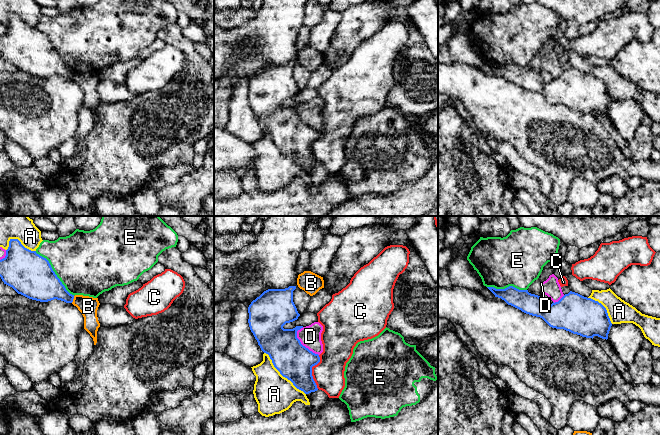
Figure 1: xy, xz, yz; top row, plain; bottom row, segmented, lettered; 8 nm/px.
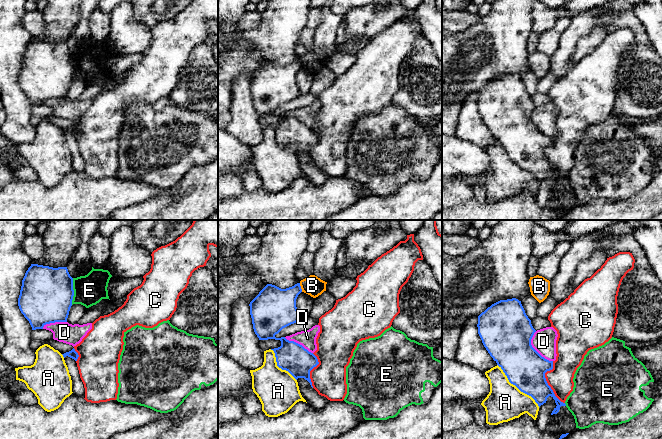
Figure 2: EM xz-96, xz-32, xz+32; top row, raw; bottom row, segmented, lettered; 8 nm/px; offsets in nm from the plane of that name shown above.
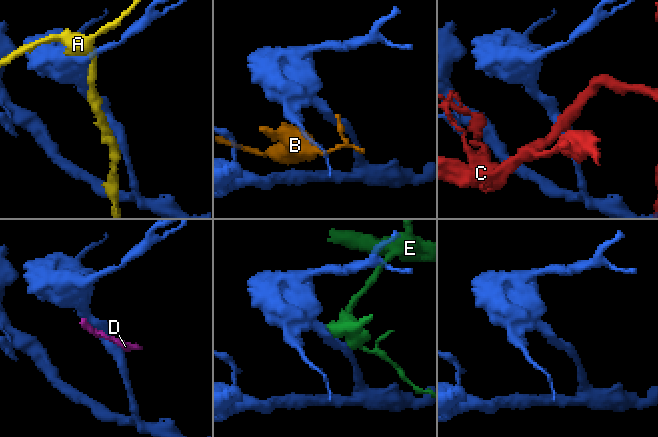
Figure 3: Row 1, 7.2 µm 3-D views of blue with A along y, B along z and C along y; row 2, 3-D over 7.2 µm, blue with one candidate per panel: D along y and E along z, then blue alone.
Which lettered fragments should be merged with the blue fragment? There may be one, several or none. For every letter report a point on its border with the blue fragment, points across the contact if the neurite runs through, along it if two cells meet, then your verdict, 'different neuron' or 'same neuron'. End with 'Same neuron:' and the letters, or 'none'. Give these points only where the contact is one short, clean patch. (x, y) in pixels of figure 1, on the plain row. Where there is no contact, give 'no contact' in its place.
A: contact xz (282, 151); different neuron
B: contact xy (73, 74); border xy (74, 72), (71, 78); different neuron
C: contact xz (311, 147); different neuron
D: contact xz (302, 121); different neuron
E: contact xy (54, 49); different neuron
Same neuron: none

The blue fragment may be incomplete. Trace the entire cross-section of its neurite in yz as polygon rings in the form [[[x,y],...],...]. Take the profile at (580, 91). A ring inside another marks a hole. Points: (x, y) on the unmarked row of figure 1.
[[[513,62],[505,65],[487,63],[495,73],[501,74],[522,88],[542,94],[550,103],[564,105],[586,114],[598,112],[608,115],[612,99],[606,84],[591,74],[570,67],[558,78],[546,82],[540,72]]]

